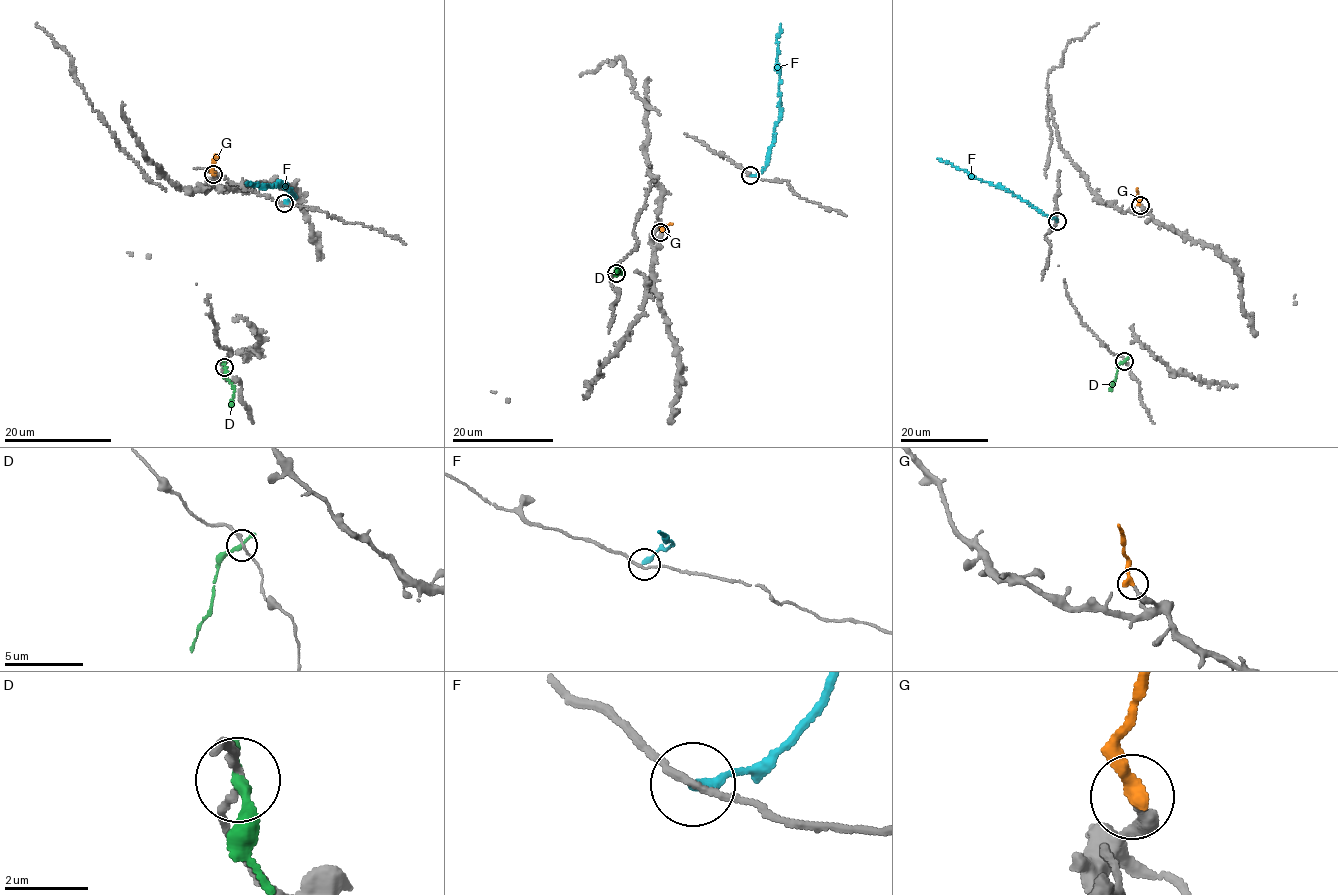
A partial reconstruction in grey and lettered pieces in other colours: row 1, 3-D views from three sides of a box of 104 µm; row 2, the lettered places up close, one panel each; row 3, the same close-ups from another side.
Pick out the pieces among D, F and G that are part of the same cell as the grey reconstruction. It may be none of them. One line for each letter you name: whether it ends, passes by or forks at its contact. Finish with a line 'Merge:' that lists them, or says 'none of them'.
Merge: none of them

